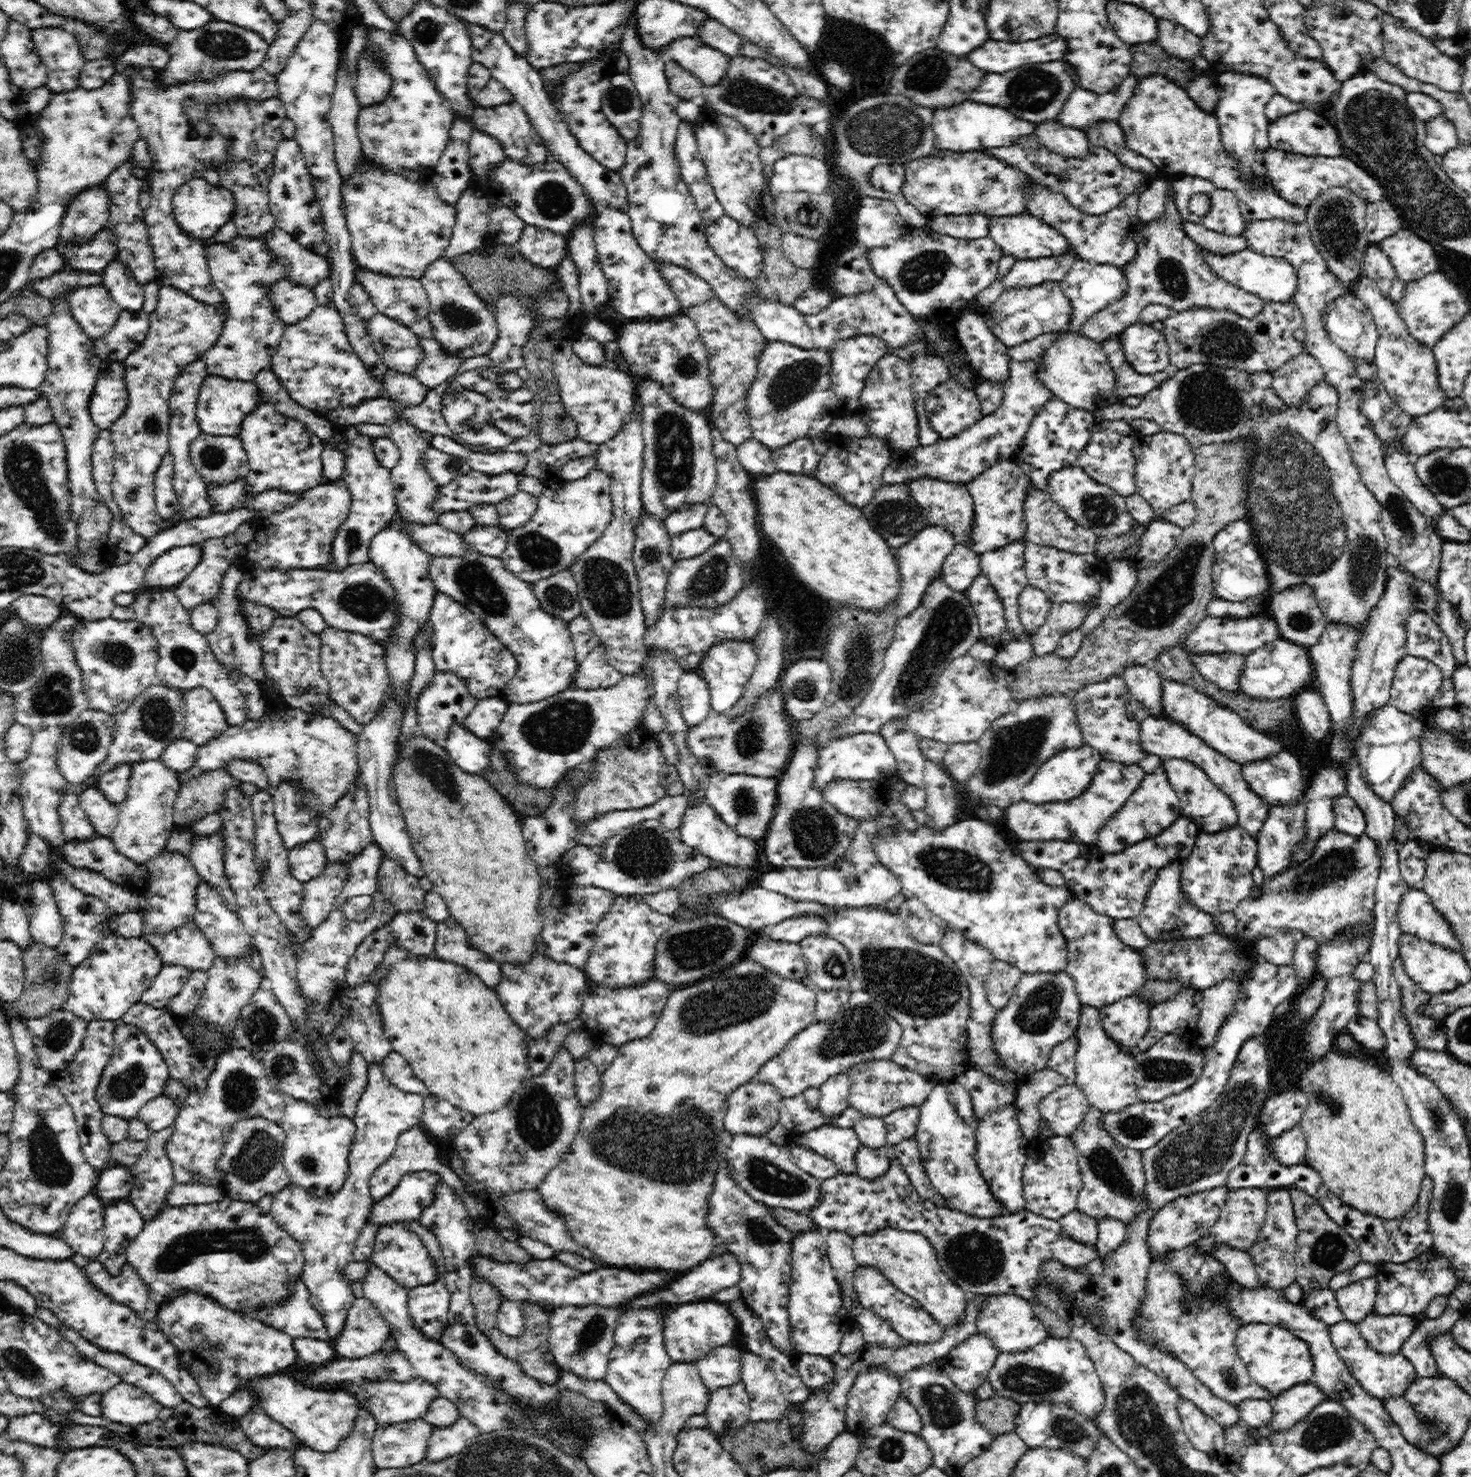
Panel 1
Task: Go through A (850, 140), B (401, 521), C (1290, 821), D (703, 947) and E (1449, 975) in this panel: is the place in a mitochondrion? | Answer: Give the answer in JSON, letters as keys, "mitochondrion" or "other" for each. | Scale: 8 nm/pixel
{"A":"mitochondrion","B":"other","C":"mitochondrion","D":"mitochondrion","E":"other"}

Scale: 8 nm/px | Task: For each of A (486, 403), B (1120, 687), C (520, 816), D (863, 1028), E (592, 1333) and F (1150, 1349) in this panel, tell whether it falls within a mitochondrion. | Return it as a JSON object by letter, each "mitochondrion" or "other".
{"A":"mitochondrion","B":"other","C":"other","D":"mitochondrion","E":"mitochondrion","F":"other"}

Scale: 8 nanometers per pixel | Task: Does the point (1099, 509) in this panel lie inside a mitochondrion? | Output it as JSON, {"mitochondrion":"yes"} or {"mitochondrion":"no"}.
{"mitochondrion":"yes"}

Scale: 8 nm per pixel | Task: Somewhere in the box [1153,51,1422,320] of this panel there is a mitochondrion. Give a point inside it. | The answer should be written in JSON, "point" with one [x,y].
{"point":[1336,223]}

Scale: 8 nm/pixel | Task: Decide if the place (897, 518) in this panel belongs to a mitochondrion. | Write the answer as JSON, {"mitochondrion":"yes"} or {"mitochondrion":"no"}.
{"mitochondrion":"yes"}

